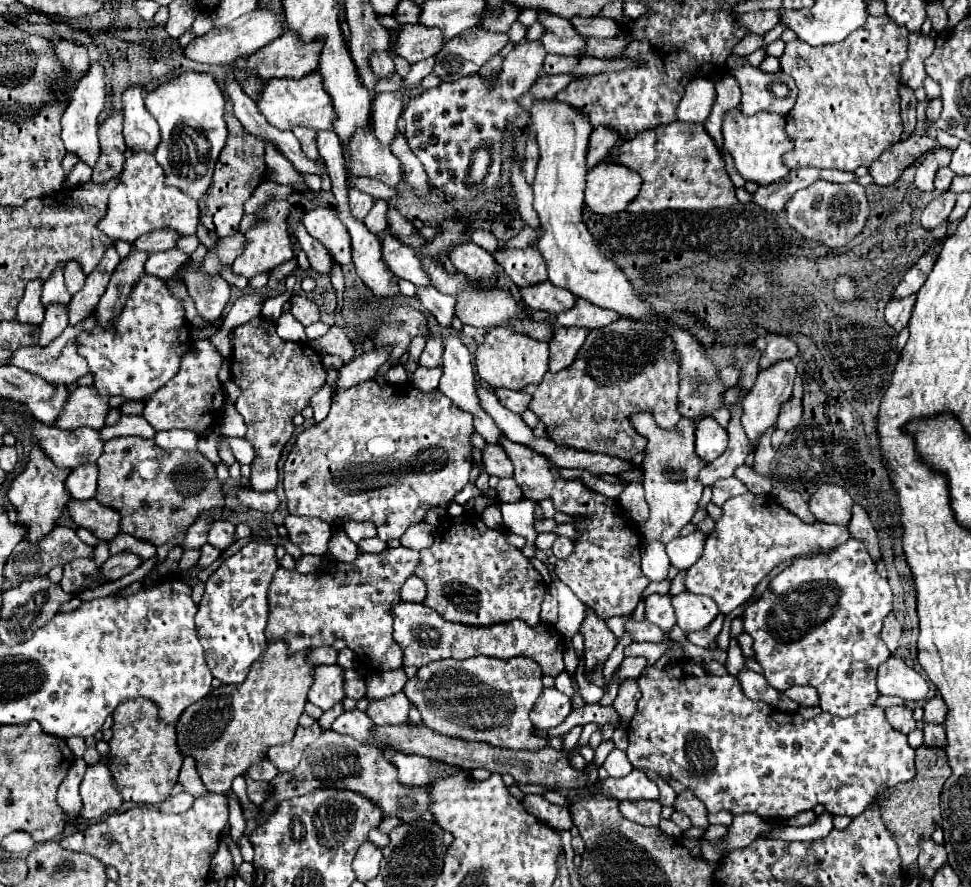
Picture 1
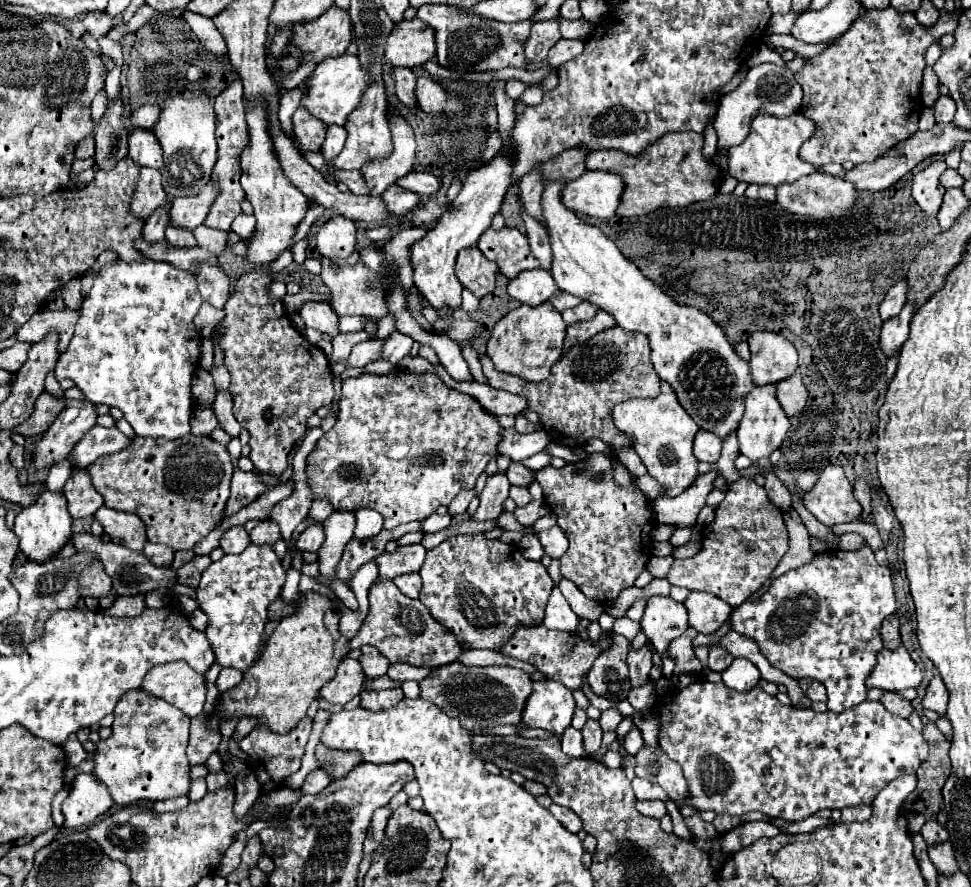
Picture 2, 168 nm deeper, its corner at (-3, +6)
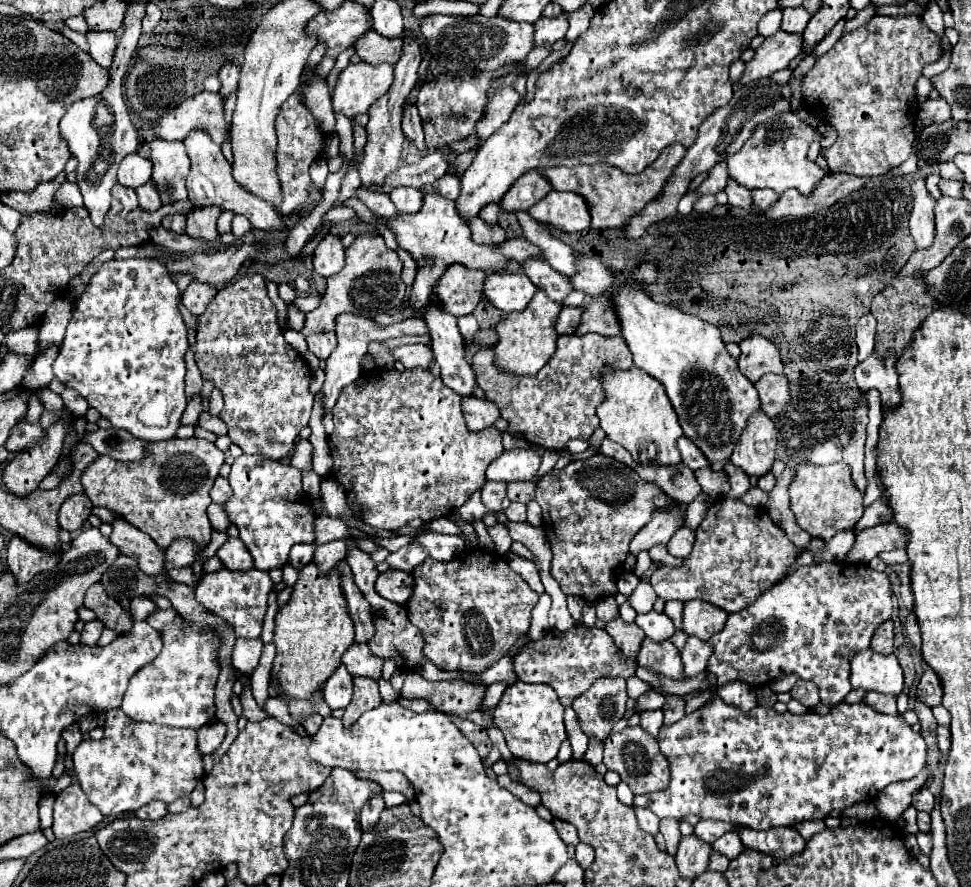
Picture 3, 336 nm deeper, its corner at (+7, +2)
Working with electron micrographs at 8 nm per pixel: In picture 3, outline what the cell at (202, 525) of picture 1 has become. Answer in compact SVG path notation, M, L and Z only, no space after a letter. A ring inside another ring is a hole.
M218 476L216 482L214 482L214 488L212 488L210 496L212 496L212 500L214 500L216 504L226 504L226 502L232 498L232 488L230 488L228 480L222 478L222 476Z

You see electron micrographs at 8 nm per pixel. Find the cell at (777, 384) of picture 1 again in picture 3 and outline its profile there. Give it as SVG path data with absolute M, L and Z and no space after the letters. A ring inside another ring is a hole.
M760 410L758 414L750 416L738 446L734 446L730 462L742 468L748 476L764 476L772 468L776 442L776 426Z

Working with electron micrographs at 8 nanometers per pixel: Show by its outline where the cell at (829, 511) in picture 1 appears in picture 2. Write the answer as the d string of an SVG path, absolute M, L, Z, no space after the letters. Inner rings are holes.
M836 464L826 466L818 482L806 490L804 506L824 526L852 522L862 514L862 506L852 494L852 484L848 482L844 470Z

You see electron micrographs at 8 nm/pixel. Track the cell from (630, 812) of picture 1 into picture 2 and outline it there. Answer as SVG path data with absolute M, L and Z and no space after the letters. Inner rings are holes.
M650 800L650 802L638 802L636 808L644 814L644 816L650 816L650 818L662 818L666 816L666 804L660 802L660 800Z

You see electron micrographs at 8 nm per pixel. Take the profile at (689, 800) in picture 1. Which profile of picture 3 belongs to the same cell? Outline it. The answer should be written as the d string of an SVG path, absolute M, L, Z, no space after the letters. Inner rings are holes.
M640 726L624 728L620 734L606 738L606 742L604 742L604 764L608 766L608 770L618 772L620 778L630 786L630 790L634 794L658 792L658 790L664 790L670 782L668 762L666 762L666 758L662 758L662 752L658 748L656 738L652 738Z

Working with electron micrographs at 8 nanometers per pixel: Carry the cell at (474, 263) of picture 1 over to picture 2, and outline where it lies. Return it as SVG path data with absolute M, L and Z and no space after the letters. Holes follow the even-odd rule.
M464 248L456 260L456 278L464 288L468 288L476 298L486 296L494 290L498 266L484 258L478 248Z

